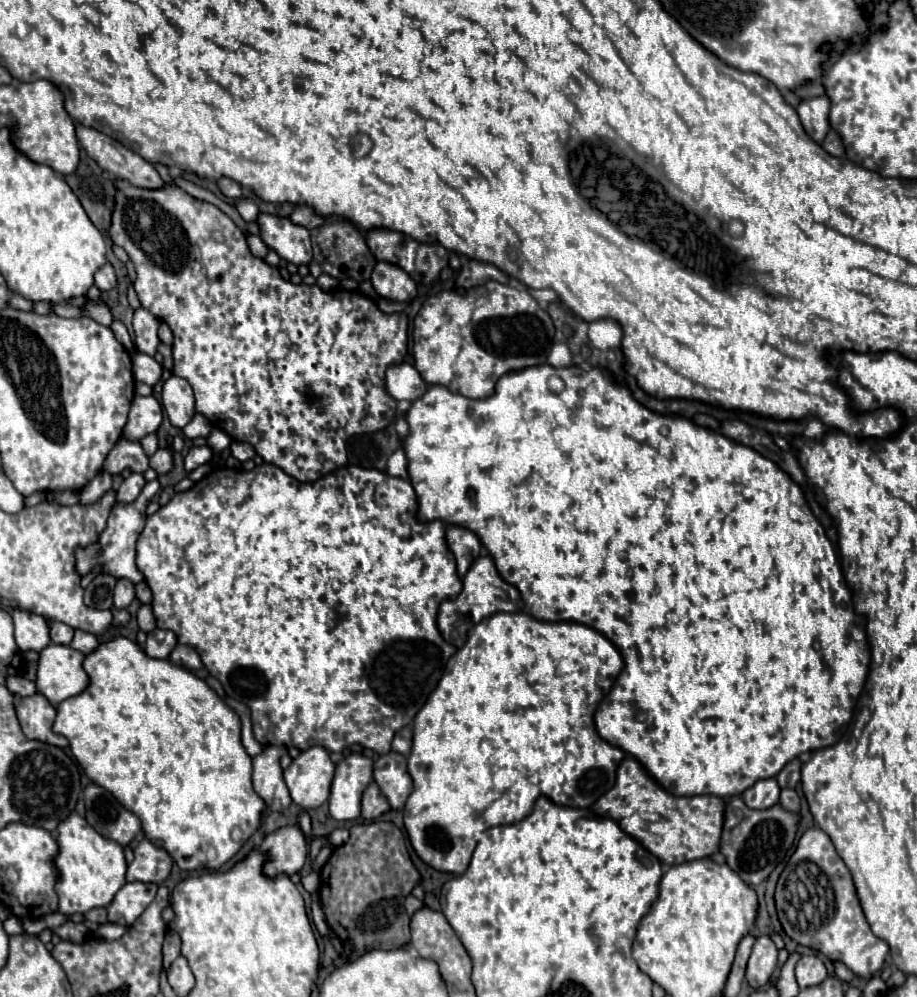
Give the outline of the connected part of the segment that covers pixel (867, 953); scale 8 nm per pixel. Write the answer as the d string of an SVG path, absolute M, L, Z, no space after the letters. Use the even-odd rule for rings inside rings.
M817 827L807 829L789 857L775 887L775 907L783 931L799 945L825 955L831 963L845 963L857 977L869 979L881 971L889 945L875 937L855 895L853 879L837 855L829 835Z

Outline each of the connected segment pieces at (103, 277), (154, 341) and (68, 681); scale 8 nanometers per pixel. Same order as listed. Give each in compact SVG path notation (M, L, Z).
M105 263L97 273L95 273L95 285L101 289L101 291L109 291L113 289L117 283L117 277L115 277L115 271L111 267L111 263Z
M137 309L135 317L133 317L133 329L135 329L135 343L137 349L141 353L147 355L155 355L155 349L159 345L159 337L157 337L157 327L159 327L159 319L153 317L147 309Z
M47 645L39 653L37 691L57 707L63 699L77 695L87 687L87 673L83 671L83 653L69 645Z

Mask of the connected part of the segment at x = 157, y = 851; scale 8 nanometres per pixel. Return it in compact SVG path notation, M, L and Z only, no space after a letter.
M143 837L133 849L135 859L127 867L127 881L143 883L163 883L171 873L173 859L161 847L155 847L147 837Z

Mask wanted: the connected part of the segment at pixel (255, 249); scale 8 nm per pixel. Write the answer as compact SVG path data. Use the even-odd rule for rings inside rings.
M249 235L249 237L247 237L247 243L249 243L249 249L251 249L251 253L253 253L255 257L265 259L265 255L268 254L269 249L267 249L267 245L265 245L265 241L263 241L261 237Z

